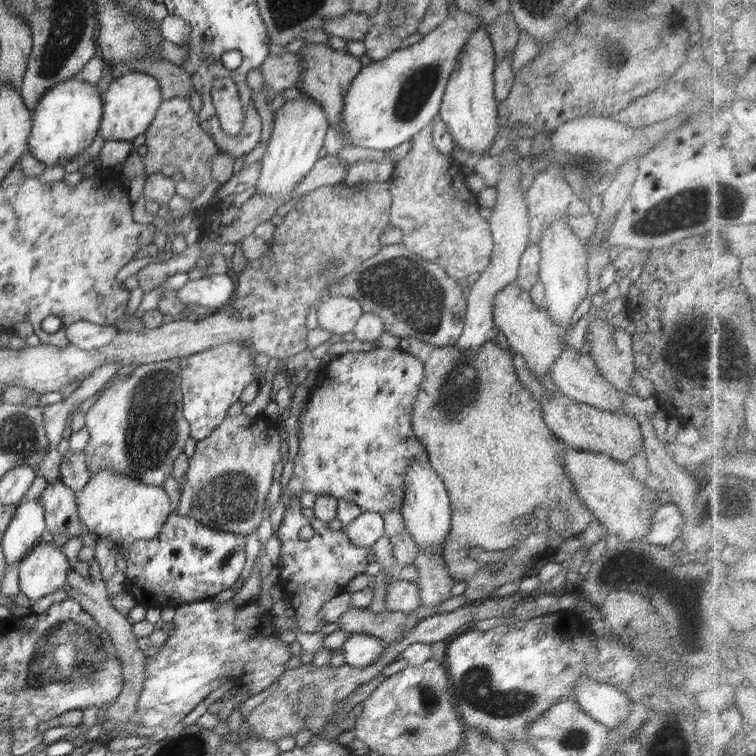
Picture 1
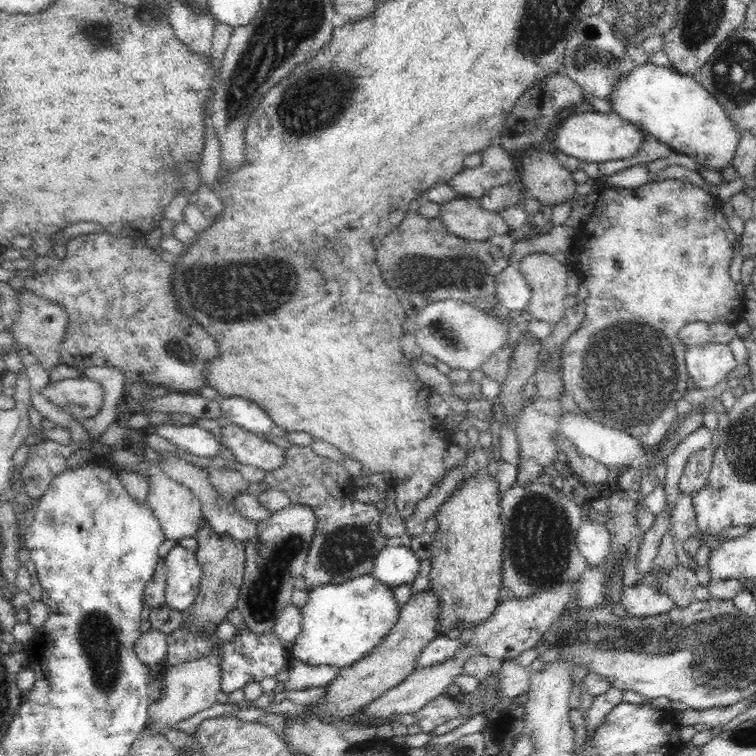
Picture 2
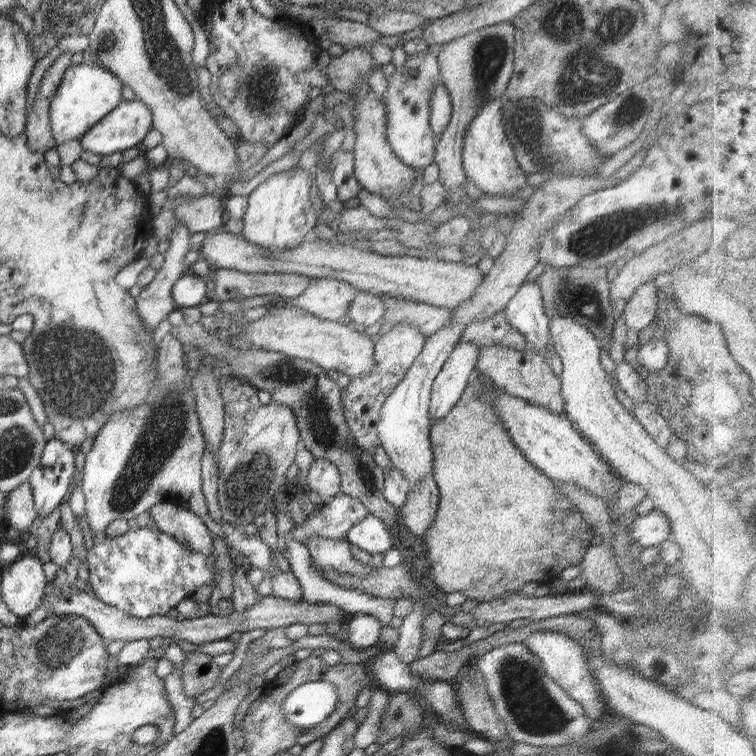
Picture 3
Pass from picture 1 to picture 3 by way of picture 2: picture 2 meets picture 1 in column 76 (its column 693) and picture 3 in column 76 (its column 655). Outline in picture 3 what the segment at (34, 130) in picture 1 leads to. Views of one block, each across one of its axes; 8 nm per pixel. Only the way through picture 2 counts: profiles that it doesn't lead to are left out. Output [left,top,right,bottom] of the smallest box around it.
[50,61,122,147]

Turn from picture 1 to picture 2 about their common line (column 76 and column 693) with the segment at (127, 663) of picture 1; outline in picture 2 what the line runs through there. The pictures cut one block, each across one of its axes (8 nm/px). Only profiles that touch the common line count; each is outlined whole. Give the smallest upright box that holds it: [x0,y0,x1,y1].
[664,557,698,608]

